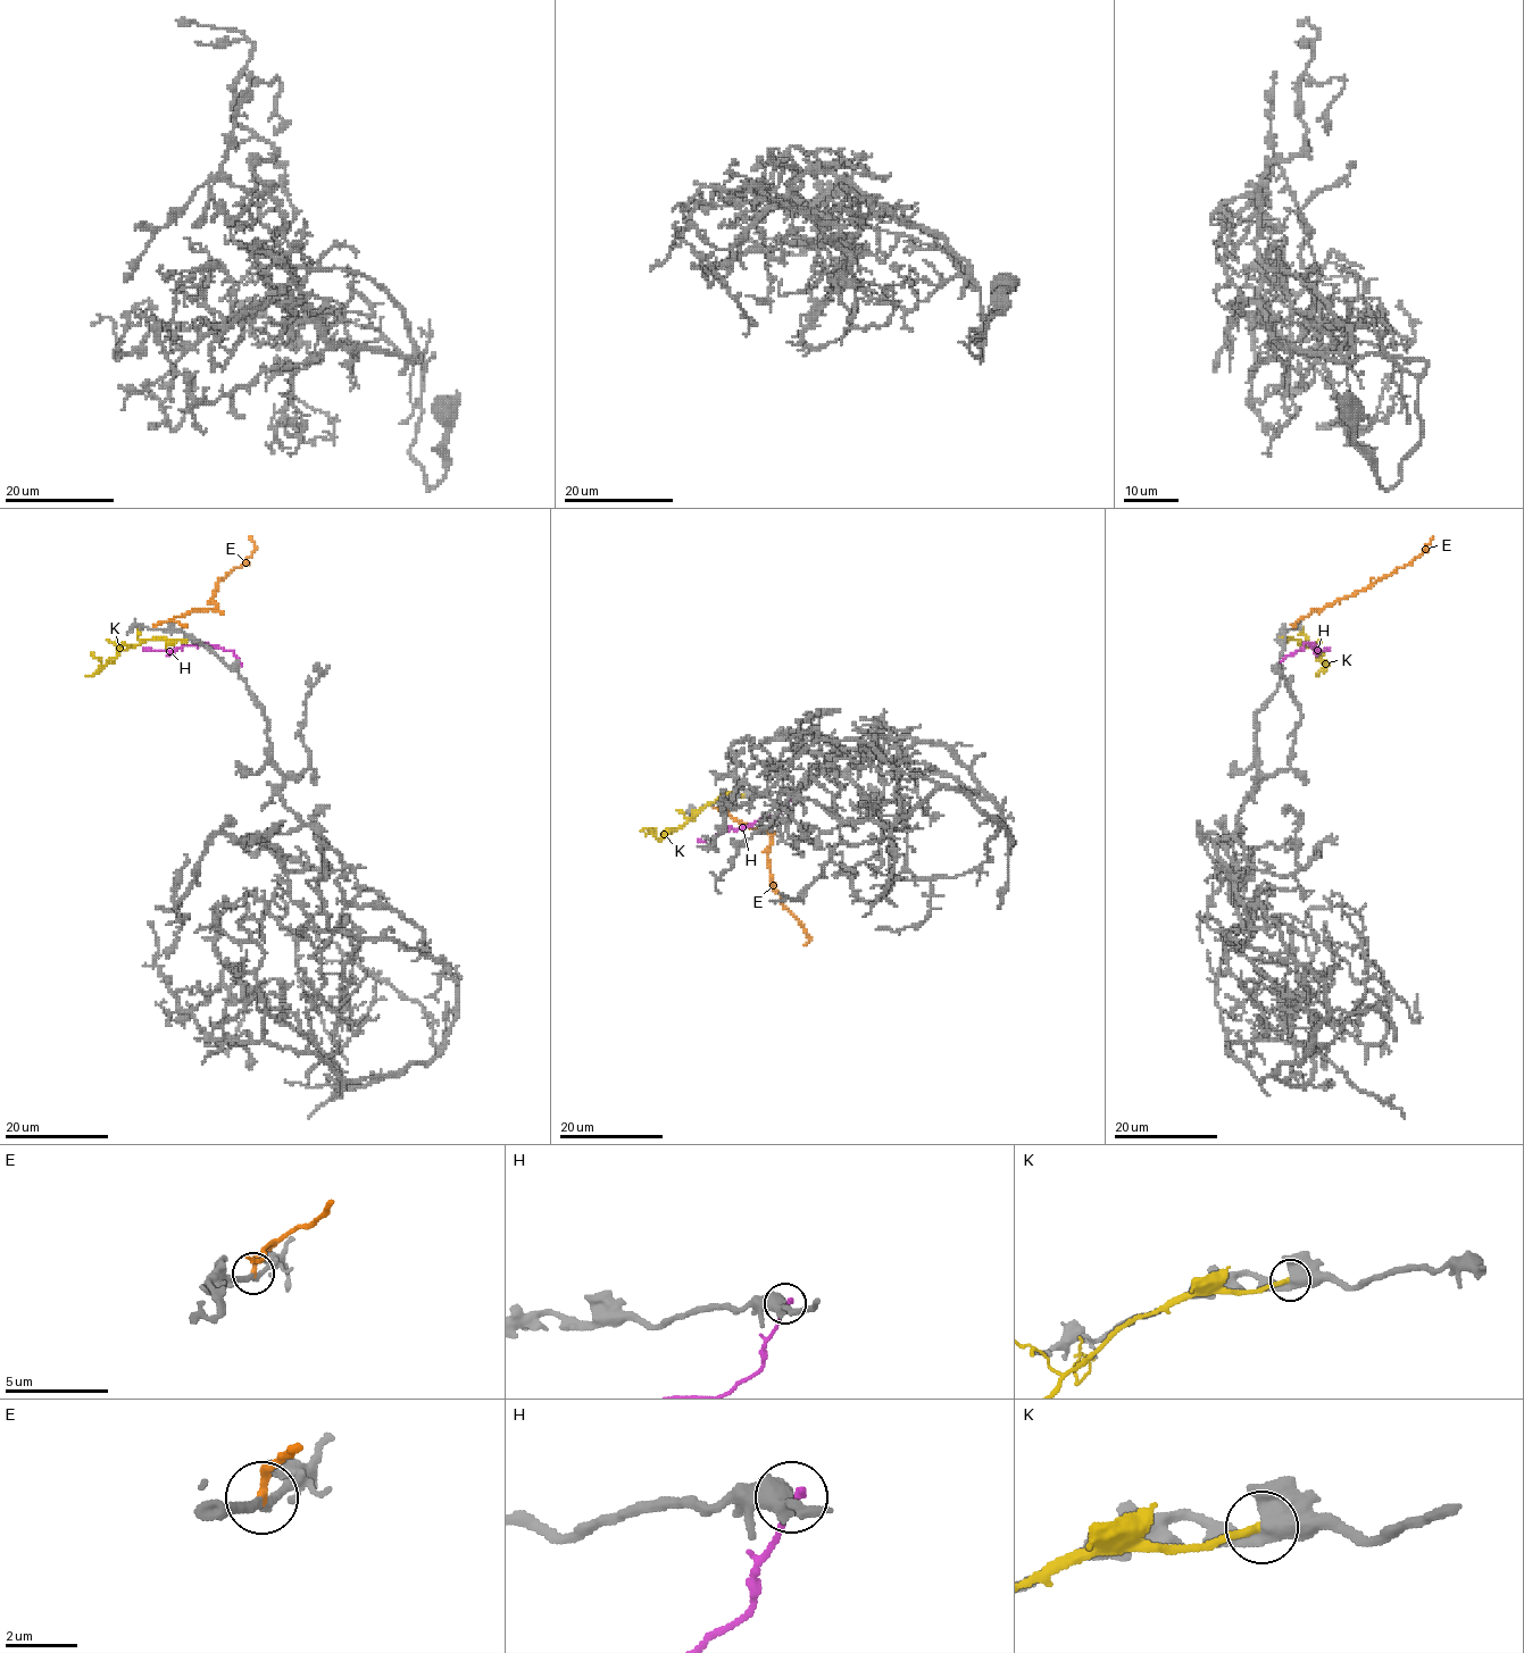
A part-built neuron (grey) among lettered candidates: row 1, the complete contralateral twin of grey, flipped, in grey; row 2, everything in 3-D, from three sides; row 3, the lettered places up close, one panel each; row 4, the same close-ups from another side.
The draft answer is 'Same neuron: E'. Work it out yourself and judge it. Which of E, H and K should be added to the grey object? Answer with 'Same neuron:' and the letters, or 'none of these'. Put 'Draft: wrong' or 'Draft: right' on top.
Draft: wrong
Same neuron: none of these

